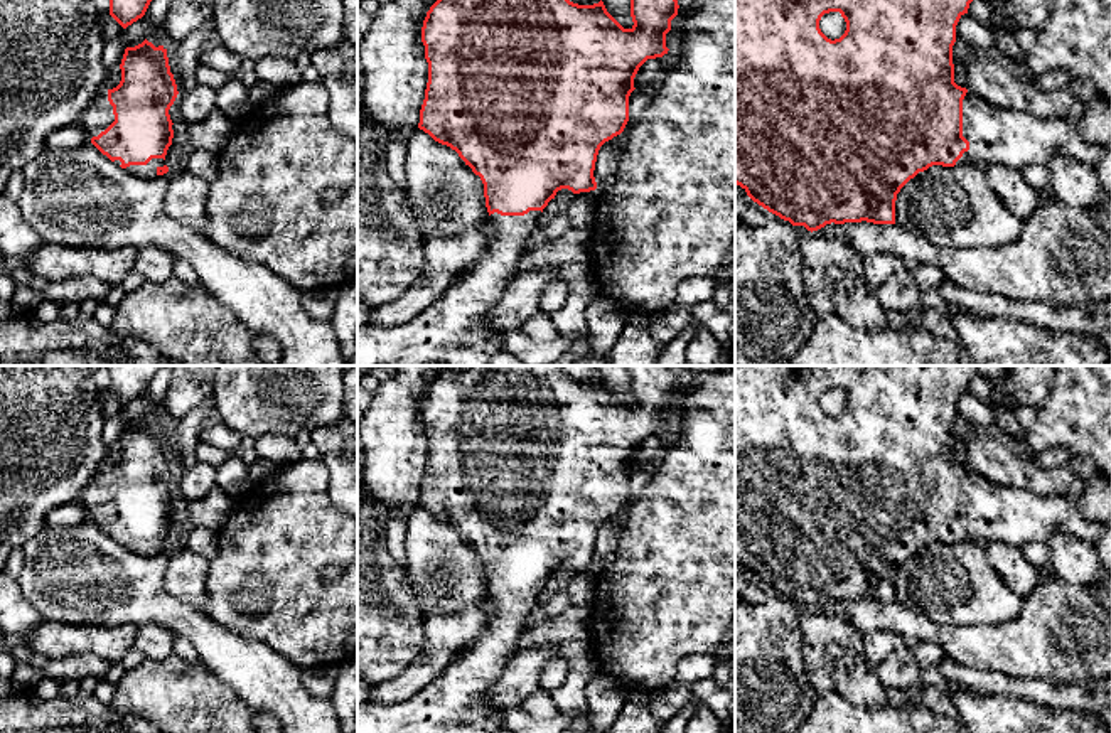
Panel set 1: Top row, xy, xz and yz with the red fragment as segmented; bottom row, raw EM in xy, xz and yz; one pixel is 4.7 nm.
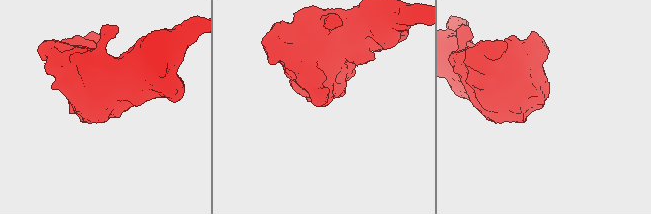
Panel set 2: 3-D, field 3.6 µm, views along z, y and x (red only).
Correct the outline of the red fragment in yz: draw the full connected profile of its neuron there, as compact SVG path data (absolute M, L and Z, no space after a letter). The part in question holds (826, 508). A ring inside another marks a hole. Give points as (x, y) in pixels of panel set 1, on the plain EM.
M735 366L735 561L769 590L813 610L831 600L895 602L897 571L910 556L932 543L1000 541L1022 548L1028 543L1045 544L1054 534L1099 543L1104 524L1087 521L1079 511L1077 497L1037 495L1017 487L998 487L954 460L956 403L974 376L976 366ZM829 389L840 389L846 399L845 411L835 418L819 406L821 394Z

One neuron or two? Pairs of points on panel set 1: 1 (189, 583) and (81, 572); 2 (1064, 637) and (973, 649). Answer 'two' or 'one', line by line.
1: two
2: one

